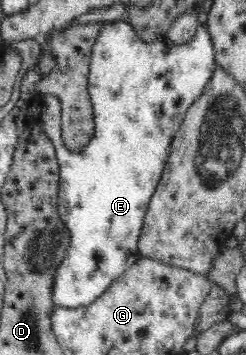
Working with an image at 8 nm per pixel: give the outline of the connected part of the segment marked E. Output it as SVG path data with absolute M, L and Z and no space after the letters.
M125 20L101 24L100 33L90 54L90 71L88 72L88 93L92 102L92 109L94 110L94 136L91 141L79 150L67 148L62 140L60 100L54 94L43 96L42 103L37 107L37 115L43 132L51 139L55 147L55 158L57 159L57 163L59 163L57 213L59 213L59 219L63 220L63 226L67 227L68 232L67 252L63 254L63 260L57 266L53 278L52 299L54 306L58 306L59 308L79 308L95 302L111 286L114 280L117 280L129 266L135 264L141 258L138 249L138 240L151 197L155 190L157 190L157 185L163 174L163 168L165 168L170 155L171 140L175 138L175 134L183 122L187 109L203 94L203 88L209 84L209 80L211 80L213 70L215 70L216 66L215 60L213 41L211 41L211 35L207 33L207 25L205 25L204 21L201 21L194 38L189 43L180 45L168 41L146 43L137 36L133 25L130 25Z

